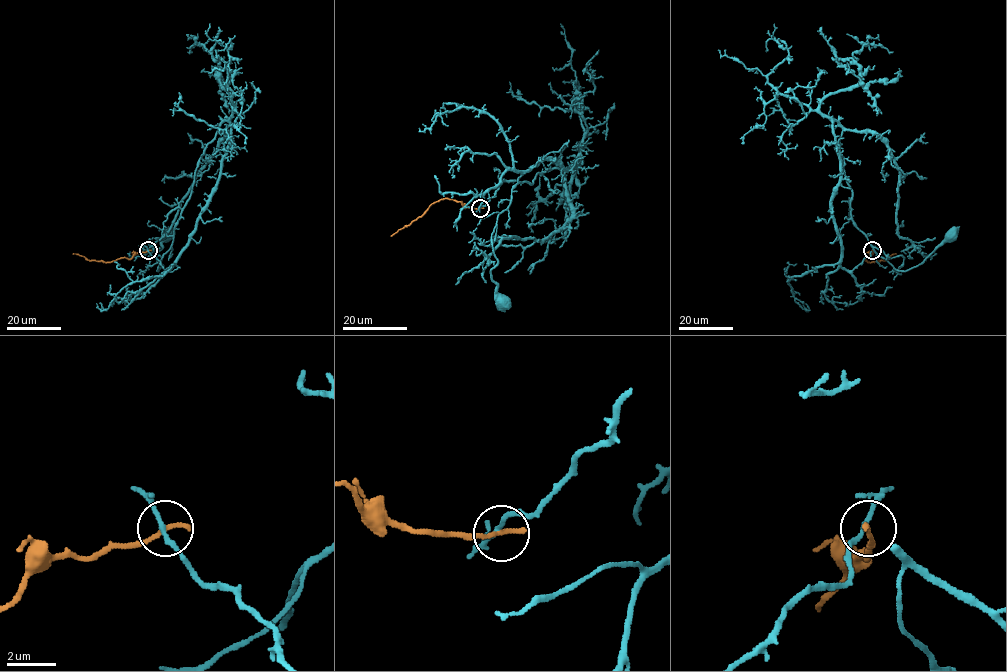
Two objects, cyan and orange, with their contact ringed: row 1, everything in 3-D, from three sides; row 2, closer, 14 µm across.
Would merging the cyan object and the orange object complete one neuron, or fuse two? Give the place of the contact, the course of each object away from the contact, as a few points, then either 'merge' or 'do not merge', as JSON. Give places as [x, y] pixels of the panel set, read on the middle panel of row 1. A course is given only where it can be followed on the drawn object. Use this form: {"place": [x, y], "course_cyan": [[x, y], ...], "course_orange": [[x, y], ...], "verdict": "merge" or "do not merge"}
{"place": [480, 208], "course_cyan": [[480, 207], [508, 170], [578, 161], [512, 190], [491, 237], [491, 279], [503, 302]], "course_orange": [[480, 208], [439, 199], [391, 236]], "verdict": "do not merge"}

